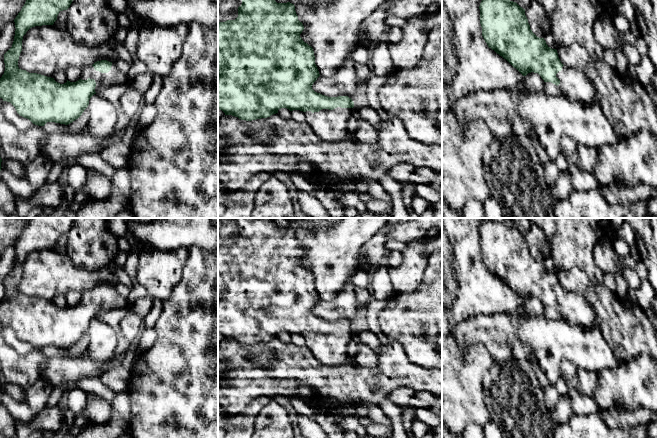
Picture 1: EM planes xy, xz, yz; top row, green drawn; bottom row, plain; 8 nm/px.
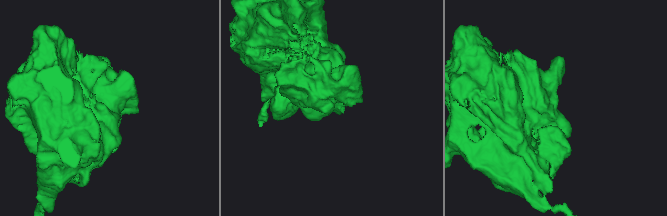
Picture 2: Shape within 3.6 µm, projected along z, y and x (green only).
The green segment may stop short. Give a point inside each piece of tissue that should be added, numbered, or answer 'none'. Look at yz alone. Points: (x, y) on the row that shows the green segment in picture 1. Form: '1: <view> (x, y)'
1: yz (574, 85)

